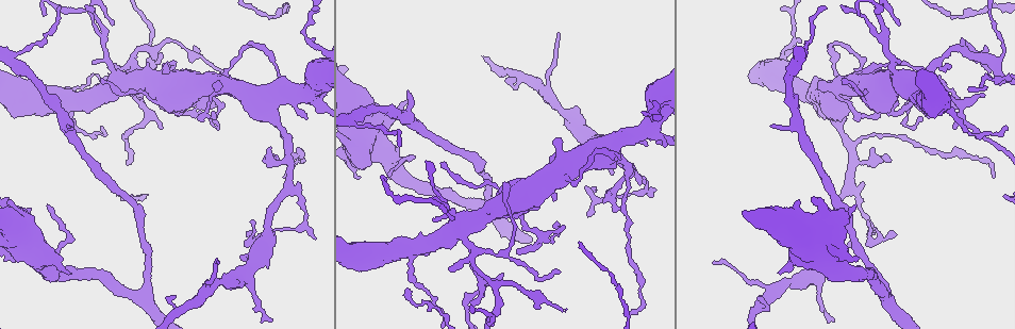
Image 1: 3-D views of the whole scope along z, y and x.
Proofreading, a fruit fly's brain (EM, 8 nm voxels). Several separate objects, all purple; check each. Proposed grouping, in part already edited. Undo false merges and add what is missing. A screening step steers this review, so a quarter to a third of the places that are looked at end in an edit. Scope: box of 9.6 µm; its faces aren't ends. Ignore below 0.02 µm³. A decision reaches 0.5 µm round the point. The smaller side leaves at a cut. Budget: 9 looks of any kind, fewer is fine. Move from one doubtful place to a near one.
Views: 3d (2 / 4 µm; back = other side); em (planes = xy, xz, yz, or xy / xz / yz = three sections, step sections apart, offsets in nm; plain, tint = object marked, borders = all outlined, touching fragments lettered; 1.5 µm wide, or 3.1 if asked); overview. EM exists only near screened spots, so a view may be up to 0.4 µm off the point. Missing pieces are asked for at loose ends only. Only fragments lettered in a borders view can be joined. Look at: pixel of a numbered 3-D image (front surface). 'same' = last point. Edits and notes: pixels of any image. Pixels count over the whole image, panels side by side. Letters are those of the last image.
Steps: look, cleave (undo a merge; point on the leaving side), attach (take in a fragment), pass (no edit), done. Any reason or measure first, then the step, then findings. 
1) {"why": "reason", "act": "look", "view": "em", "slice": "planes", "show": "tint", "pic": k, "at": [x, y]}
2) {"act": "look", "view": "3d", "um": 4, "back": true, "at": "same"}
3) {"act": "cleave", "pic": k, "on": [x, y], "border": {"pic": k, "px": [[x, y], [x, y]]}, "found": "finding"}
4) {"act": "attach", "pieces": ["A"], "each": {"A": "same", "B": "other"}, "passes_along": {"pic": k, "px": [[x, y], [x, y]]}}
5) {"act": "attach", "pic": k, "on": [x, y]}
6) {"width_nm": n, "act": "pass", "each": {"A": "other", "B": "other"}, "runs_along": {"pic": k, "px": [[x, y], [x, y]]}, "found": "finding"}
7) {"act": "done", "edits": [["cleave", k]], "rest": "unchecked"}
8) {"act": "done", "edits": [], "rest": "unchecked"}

{"why": "tapers out", "act": "look", "view": "3d", "um": 2, "pic": 1, "at": [211, 119]}

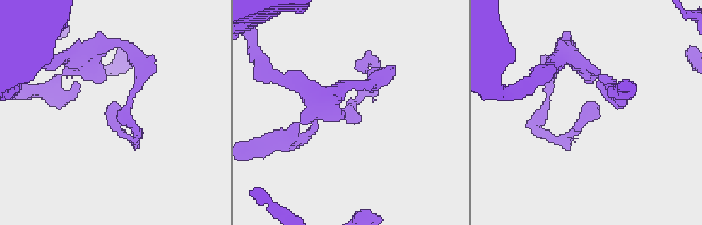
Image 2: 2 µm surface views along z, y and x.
{"why": "need the tissue", "act": "look", "view": "em", "slice": "xz", "step": 8, "show": "tint", "pic": 2, "at": [357, 122]}

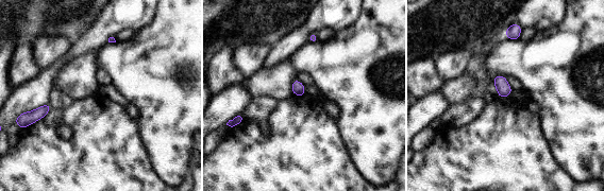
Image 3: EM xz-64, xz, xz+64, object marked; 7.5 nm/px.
{"act": "look", "view": "em", "slice": "planes", "show": "borders", "at": "same"}

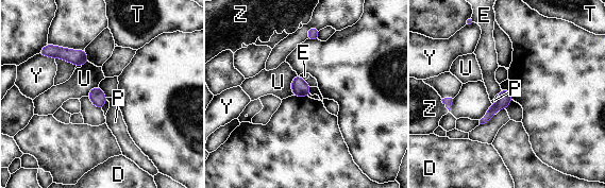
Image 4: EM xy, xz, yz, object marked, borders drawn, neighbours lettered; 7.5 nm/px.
{"act": "pass", "each": {"D": "other", "E": "other", "P": "other", "T": "other", "U": "other", "Y": "other", "Z": "other"}, "border": {"pic": 4, "px": [[304, 81], [311, 86]]}, "found": "none of them fits"}

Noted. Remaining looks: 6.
{"why": "an open end", "act": "look", "view": "em", "slice": "yz", "step": 8, "show": "borders", "pic": 1, "at": [533, 306]}

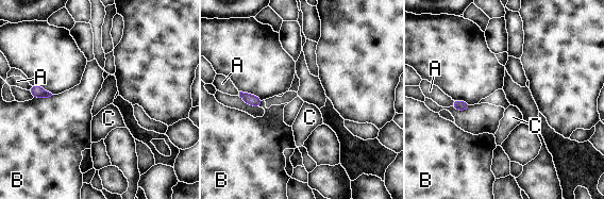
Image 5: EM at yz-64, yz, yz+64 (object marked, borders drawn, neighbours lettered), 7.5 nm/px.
{"act": "look", "view": "em", "slice": "planes", "show": "borders", "at": "same"}

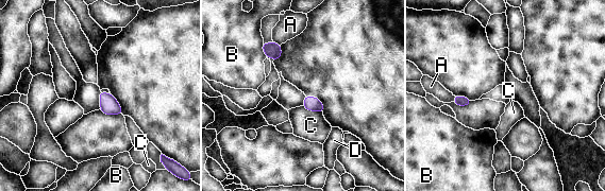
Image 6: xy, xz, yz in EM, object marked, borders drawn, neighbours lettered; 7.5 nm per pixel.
{"act": "pass", "each": {"A": "other", "B": "other", "C": "other", "D": "other"}, "border": {"pic": 6, "px": [[302, 106], [306, 109], [322, 113]]}, "found": "no lettered fragment goes on from it"}

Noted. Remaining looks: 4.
{"why": "an open end", "act": "look", "view": "3d", "um": 2, "back": true, "pic": 1, "at": [948, 67]}

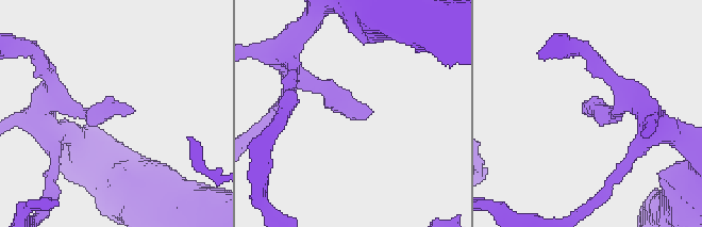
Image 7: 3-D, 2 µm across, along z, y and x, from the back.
{"act": "look", "view": "em", "slice": "planes", "show": "plain", "pic": 7, "at": [133, 112]}

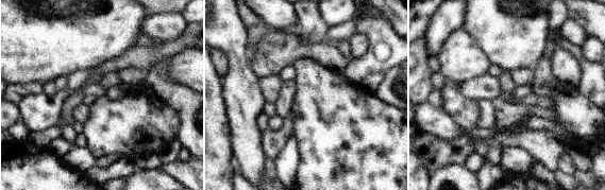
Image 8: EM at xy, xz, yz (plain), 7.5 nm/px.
{"act": "look", "view": "em", "slice": "planes", "show": "borders", "at": "same"}

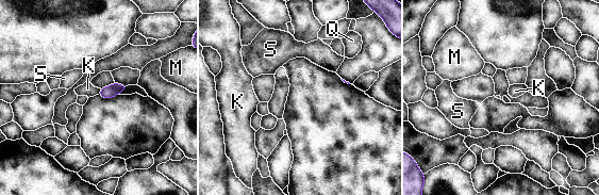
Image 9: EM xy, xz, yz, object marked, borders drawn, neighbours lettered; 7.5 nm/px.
{"longest_contact_nm": ["K", 50], "act": "pass", "each": {"K": "other", "M": "other", "Q": "other", "S": "other"}, "border": {"pic": 9, "px": [[100, 88], [97, 94]]}, "found": "none of them fits"}

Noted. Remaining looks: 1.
{"act": "done", "edits": [], "rest": "unchecked"}

